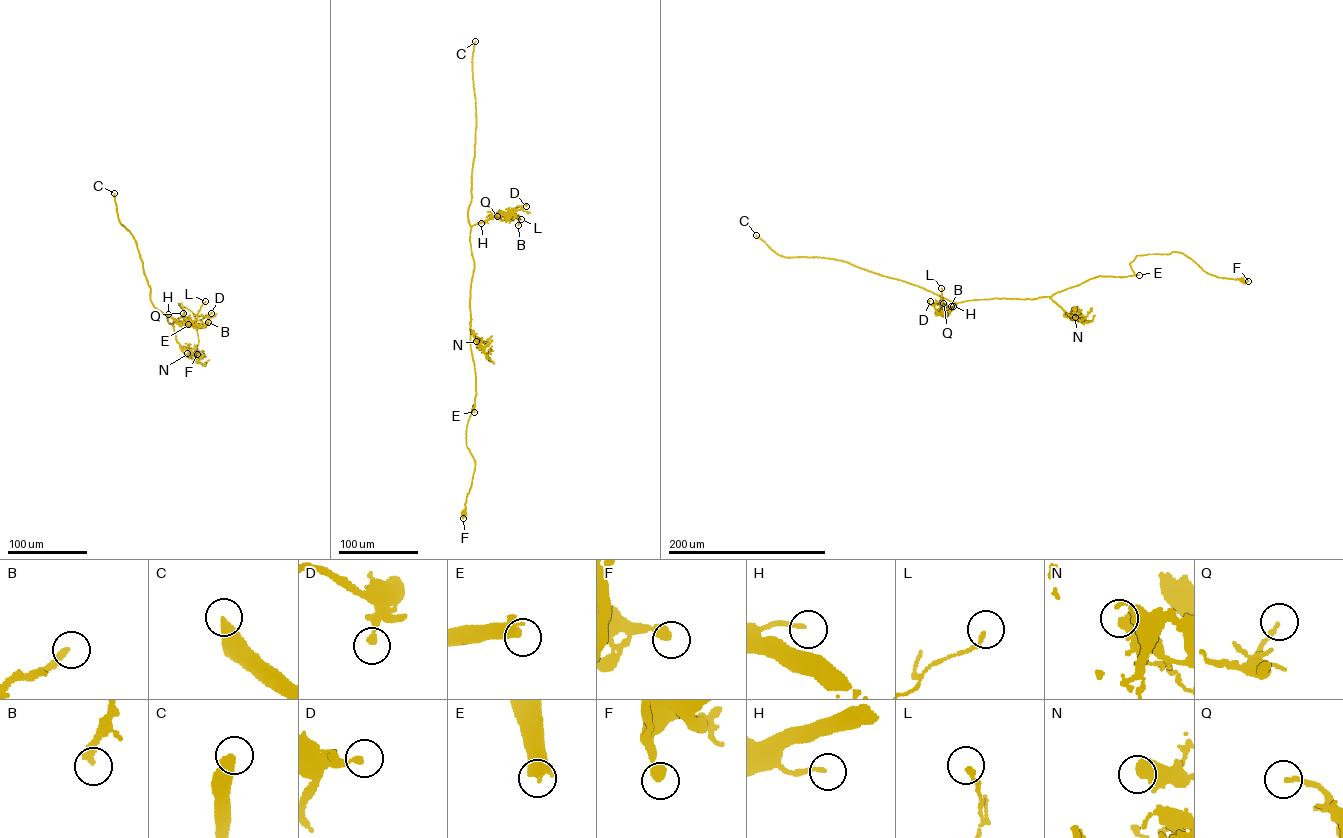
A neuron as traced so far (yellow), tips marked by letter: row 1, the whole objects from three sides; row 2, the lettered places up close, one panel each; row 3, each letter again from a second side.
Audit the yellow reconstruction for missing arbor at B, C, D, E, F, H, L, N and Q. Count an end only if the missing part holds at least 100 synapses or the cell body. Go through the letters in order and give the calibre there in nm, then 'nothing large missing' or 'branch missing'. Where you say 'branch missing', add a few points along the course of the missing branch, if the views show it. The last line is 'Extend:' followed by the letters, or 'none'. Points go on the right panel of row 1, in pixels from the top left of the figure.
B: calibre 280 nm; nothing large missing
C: calibre 420 nm; branch missing
D: calibre 240 nm; nothing large missing
E: calibre 550 nm; branch missing; course (1139, 275), (1163, 270), (1192, 274), (1219, 271), (1215, 269), (1212, 274)
F: calibre 420 nm; nothing large missing
H: calibre 130 nm; nothing large missing
L: calibre 140 nm; nothing large missing
N: calibre 550 nm; nothing large missing
Q: calibre 160 nm; nothing large missing
Extend: C, E

